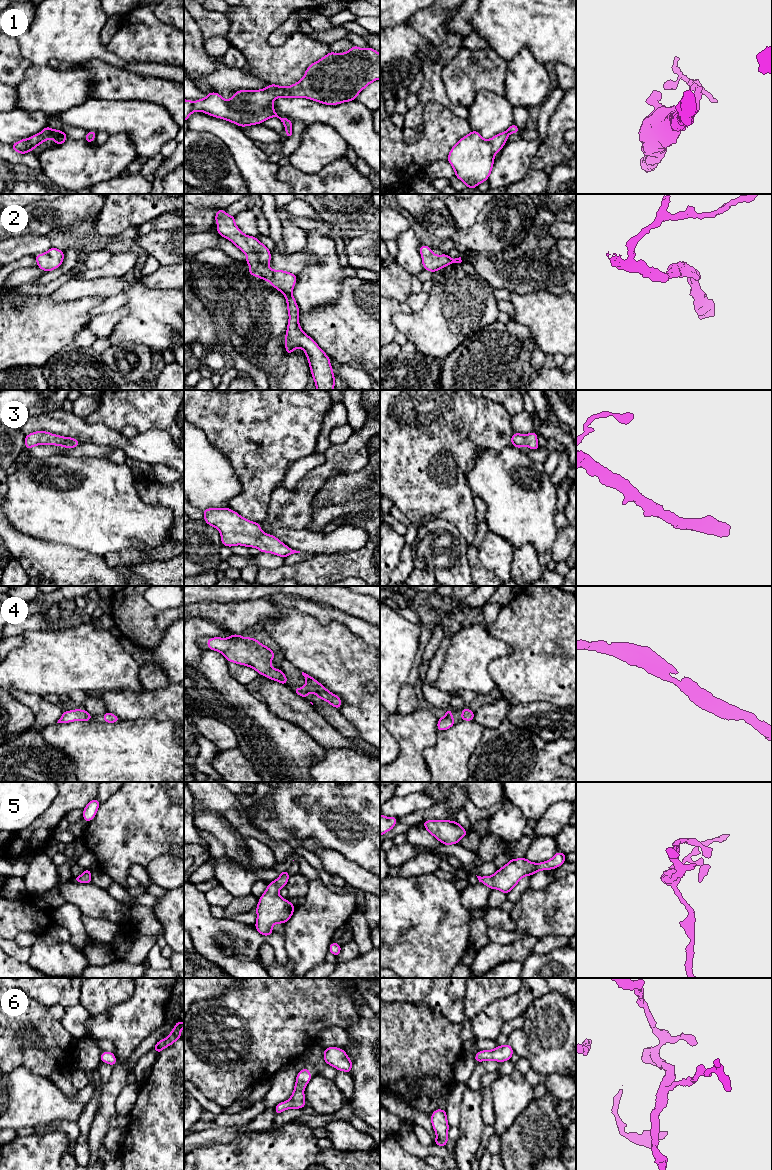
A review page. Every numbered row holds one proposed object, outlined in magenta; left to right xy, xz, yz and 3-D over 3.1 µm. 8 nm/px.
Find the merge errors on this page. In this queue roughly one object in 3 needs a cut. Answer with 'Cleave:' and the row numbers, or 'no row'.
Cleave: no row

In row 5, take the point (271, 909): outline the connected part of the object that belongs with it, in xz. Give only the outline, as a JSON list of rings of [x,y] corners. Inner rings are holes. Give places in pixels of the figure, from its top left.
[[[282,869],[281,875],[270,882],[266,891],[259,898],[257,905],[257,920],[255,929],[263,936],[273,933],[272,926],[275,923],[285,924],[293,915],[295,906],[279,895],[279,889],[285,887],[290,875]]]

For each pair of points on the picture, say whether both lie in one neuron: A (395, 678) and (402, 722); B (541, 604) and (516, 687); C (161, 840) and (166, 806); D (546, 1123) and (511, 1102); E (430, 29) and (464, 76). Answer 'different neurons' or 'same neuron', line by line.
A: different neurons
B: same neuron
C: same neuron
D: different neurons
E: different neurons

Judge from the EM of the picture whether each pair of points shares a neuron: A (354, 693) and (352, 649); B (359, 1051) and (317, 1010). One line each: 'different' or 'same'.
A: same
B: different

